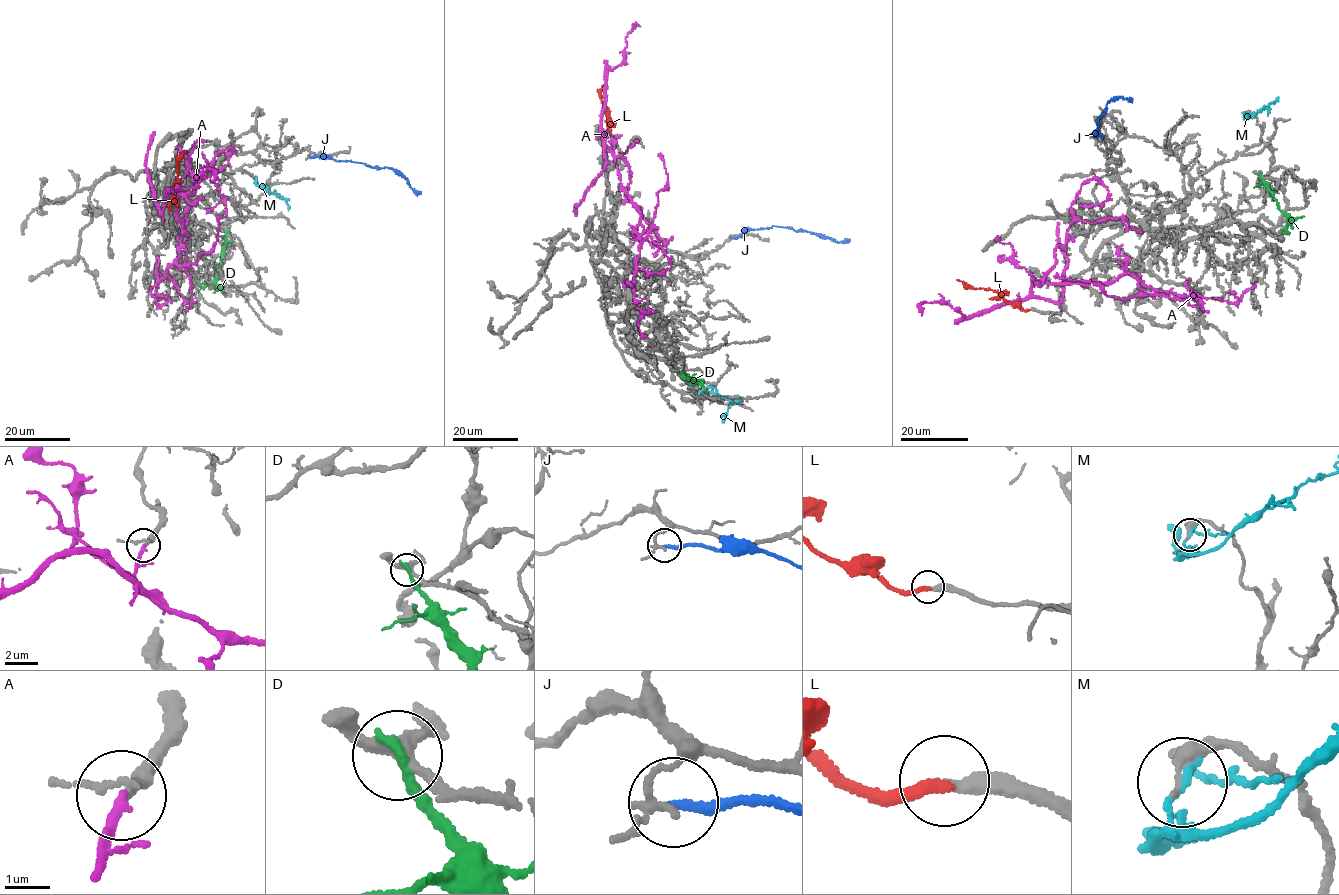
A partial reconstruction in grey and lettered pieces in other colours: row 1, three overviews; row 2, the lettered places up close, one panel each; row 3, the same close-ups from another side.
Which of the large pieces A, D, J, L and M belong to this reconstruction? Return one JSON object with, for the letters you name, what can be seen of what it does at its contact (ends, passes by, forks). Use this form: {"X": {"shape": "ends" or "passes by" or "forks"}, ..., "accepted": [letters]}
{"L": {"shape": "ends"}, "accepted": ["L"]}

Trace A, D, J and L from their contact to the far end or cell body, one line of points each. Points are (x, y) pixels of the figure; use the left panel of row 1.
A: (177, 235), (182, 244), (189, 236), (178, 194), (194, 192), (194, 172), (232, 150), (218, 169), (202, 152)
D: (228, 230), (215, 282), (200, 284)
J: (310, 156), (382, 169), (388, 167), (402, 173), (412, 188), (420, 193)
L: (170, 209), (177, 163), (185, 151)

